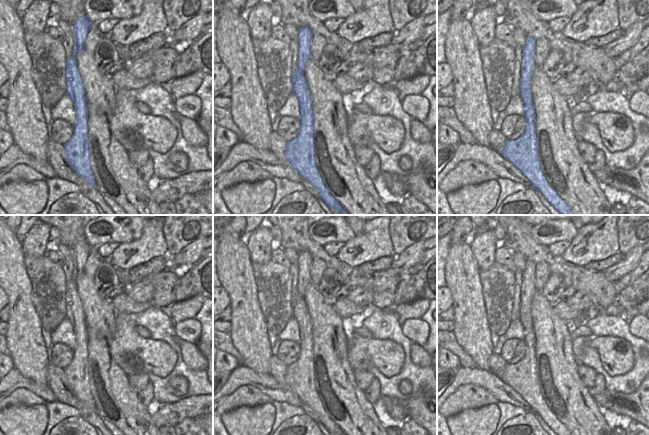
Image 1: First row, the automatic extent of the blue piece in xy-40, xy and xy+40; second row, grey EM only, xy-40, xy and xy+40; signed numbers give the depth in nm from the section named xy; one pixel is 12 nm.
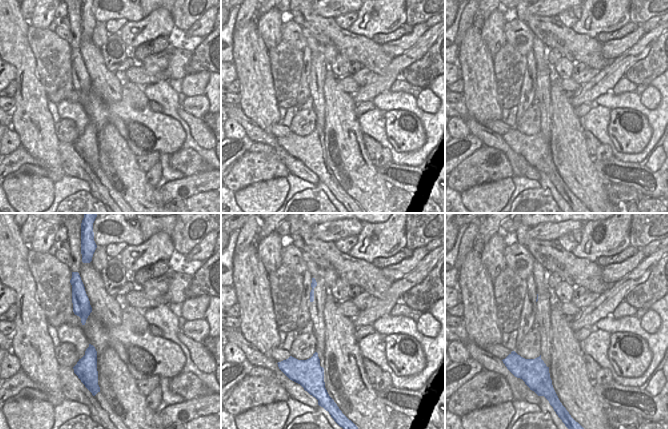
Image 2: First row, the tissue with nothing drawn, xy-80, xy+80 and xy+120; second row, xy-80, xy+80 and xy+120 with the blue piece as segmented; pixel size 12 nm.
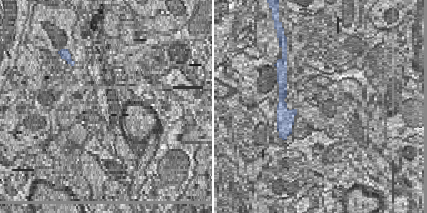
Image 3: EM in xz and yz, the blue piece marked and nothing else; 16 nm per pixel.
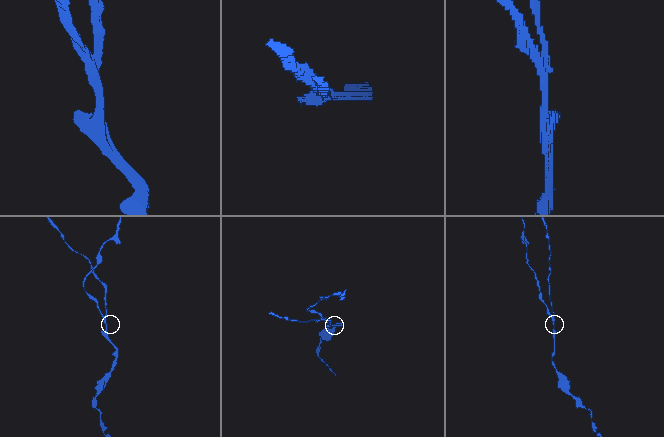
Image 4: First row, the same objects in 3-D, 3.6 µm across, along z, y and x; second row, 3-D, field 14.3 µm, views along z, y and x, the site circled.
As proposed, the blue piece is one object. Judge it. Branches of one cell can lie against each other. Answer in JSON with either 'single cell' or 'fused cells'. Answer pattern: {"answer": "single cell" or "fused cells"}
{"answer": "fused cells"}

